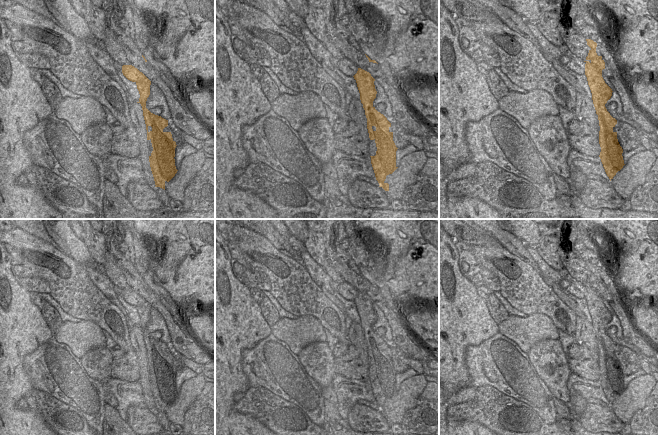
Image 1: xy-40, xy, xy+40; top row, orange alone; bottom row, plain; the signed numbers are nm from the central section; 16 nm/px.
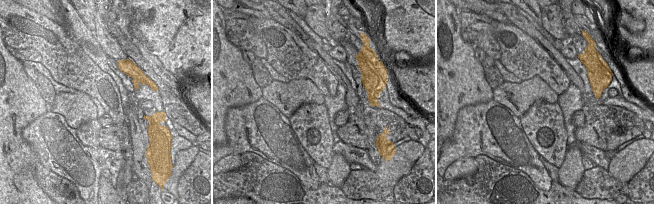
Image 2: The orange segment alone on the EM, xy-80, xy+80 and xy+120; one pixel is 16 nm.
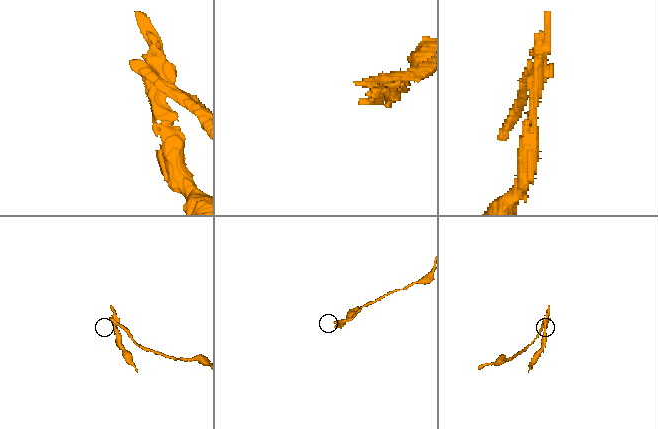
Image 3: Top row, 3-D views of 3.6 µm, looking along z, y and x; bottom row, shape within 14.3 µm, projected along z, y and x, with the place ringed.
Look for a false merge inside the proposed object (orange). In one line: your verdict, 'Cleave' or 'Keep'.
Cleave.

